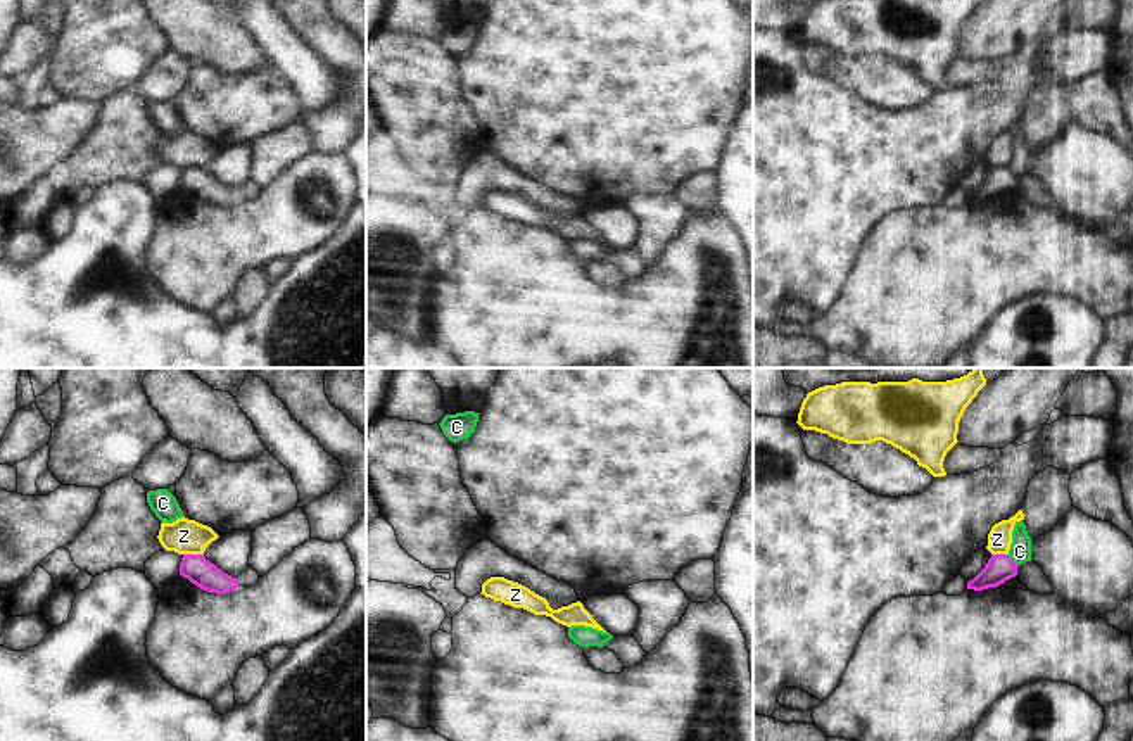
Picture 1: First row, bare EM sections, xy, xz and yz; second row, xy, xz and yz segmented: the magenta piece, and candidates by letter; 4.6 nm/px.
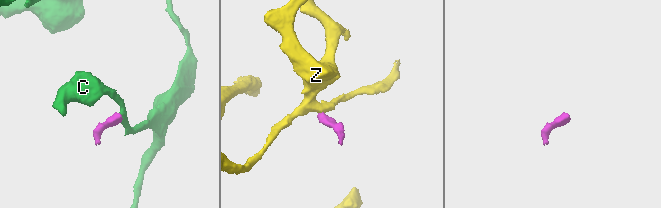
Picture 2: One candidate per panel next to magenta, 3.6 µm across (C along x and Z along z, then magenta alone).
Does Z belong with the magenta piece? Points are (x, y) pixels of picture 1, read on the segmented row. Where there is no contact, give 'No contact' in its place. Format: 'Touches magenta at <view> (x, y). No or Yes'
Touches magenta at xy (194, 555). No.

